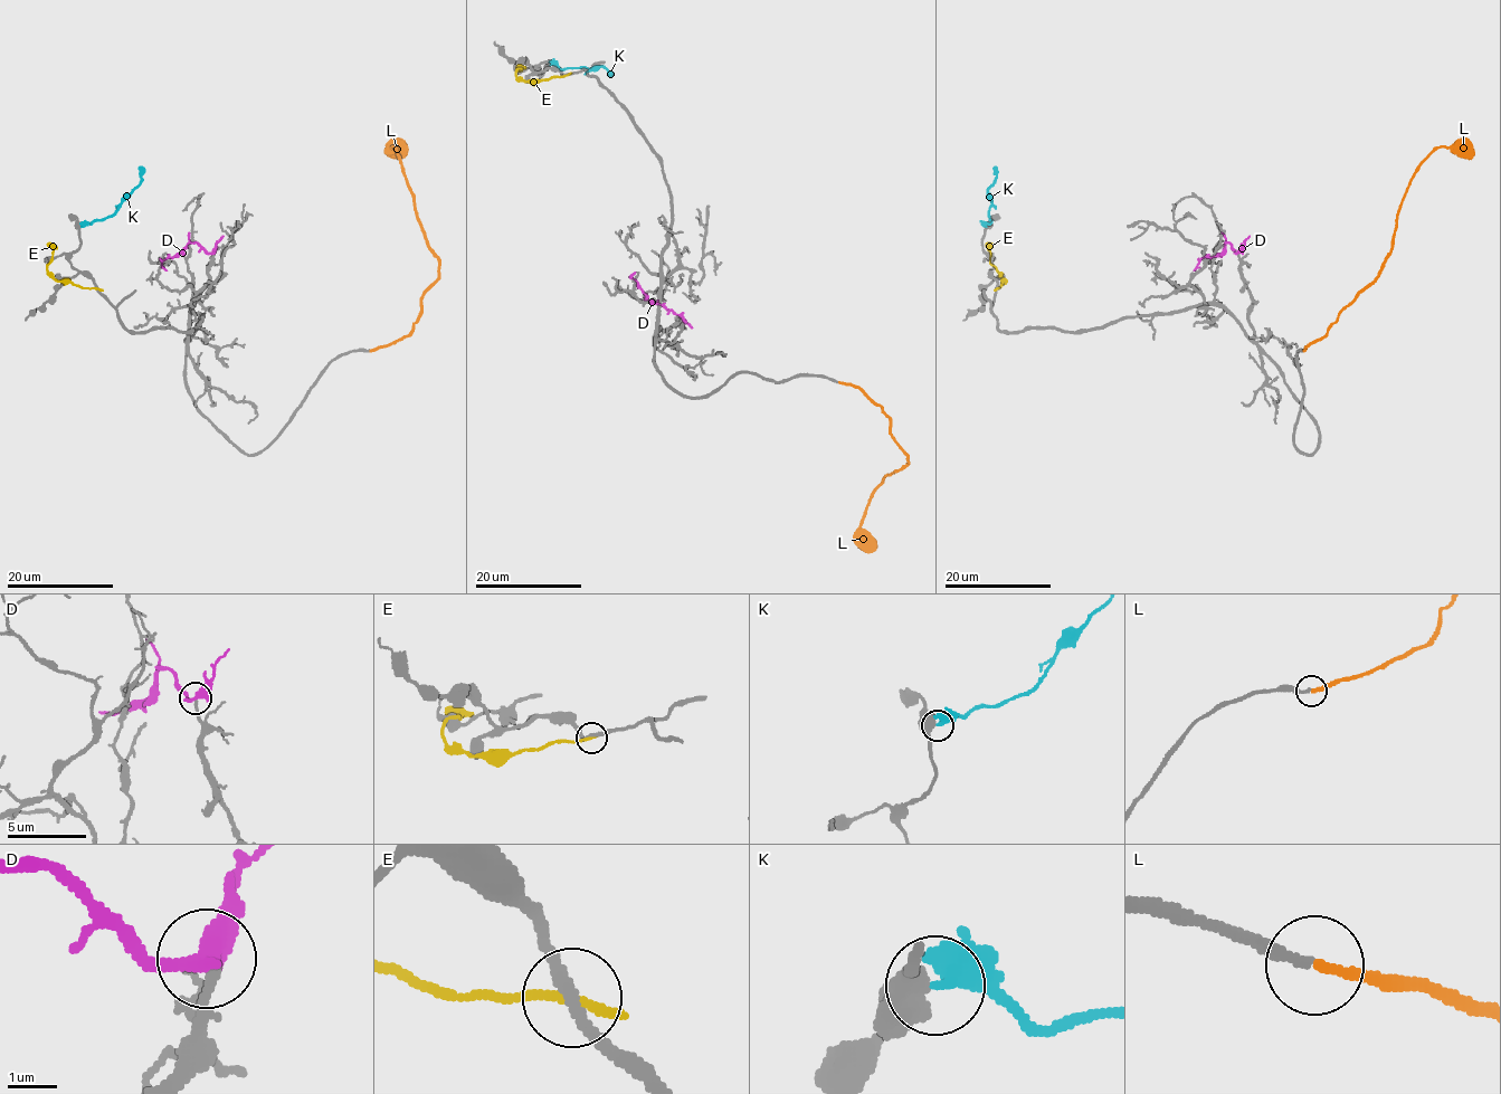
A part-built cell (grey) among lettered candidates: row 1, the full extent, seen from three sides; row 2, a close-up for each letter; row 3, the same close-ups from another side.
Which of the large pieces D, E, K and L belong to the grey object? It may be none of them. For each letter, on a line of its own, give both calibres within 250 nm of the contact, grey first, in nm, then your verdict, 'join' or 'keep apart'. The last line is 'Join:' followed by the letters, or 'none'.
D: 180/380 nm | keep apart
E: 240/220 nm | keep apart
K: 480/440 nm | keep apart
L: 240/200 nm | join
Join: L

